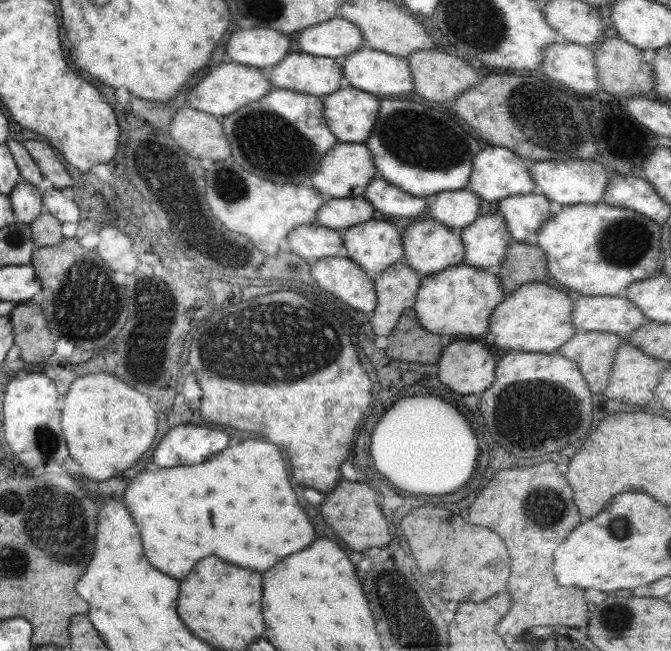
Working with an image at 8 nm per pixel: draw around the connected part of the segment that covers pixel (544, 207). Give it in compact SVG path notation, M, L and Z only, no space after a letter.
M537 190L526 195L511 195L499 201L498 215L505 220L510 239L528 242L551 217L549 200Z

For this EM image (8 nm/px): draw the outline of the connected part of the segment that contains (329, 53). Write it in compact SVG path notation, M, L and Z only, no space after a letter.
M337 16L297 31L295 42L302 53L334 59L342 59L364 46L359 28Z

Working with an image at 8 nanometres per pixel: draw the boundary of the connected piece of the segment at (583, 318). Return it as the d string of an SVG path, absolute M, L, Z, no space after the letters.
M579 296L573 300L571 324L578 331L595 331L627 337L647 322L635 304L624 296Z

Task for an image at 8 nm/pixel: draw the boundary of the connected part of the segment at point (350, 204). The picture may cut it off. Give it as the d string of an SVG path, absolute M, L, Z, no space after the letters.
M363 196L329 198L317 211L315 224L341 232L373 218L374 208Z

